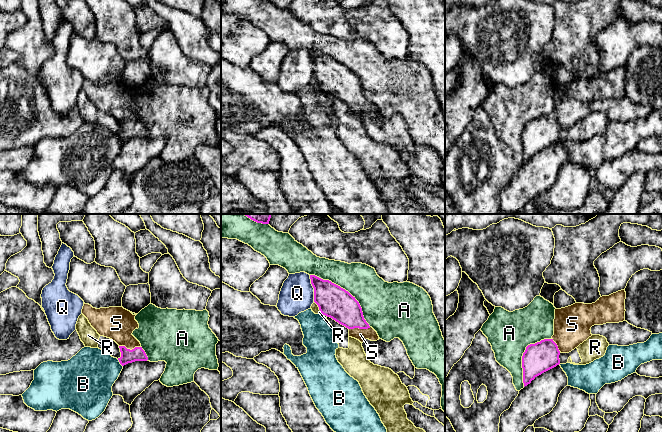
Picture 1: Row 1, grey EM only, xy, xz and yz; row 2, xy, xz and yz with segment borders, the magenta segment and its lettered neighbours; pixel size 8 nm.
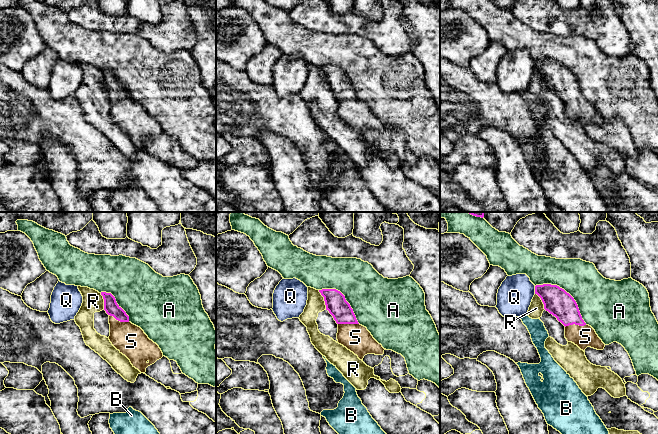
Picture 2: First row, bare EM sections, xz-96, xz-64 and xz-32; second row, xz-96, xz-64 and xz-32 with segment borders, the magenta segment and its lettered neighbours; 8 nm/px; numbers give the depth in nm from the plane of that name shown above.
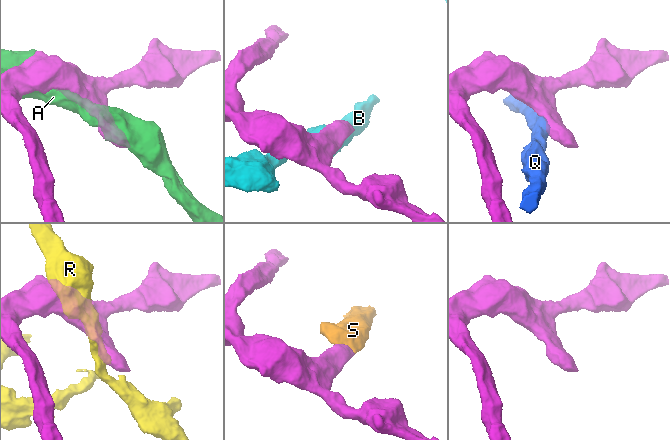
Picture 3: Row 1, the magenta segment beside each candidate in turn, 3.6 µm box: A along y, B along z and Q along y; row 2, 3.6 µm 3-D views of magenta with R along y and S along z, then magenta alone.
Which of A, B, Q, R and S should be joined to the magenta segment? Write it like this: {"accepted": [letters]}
{"accepted": ["S"]}

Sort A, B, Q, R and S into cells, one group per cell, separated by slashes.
A / B / Q / R / S

